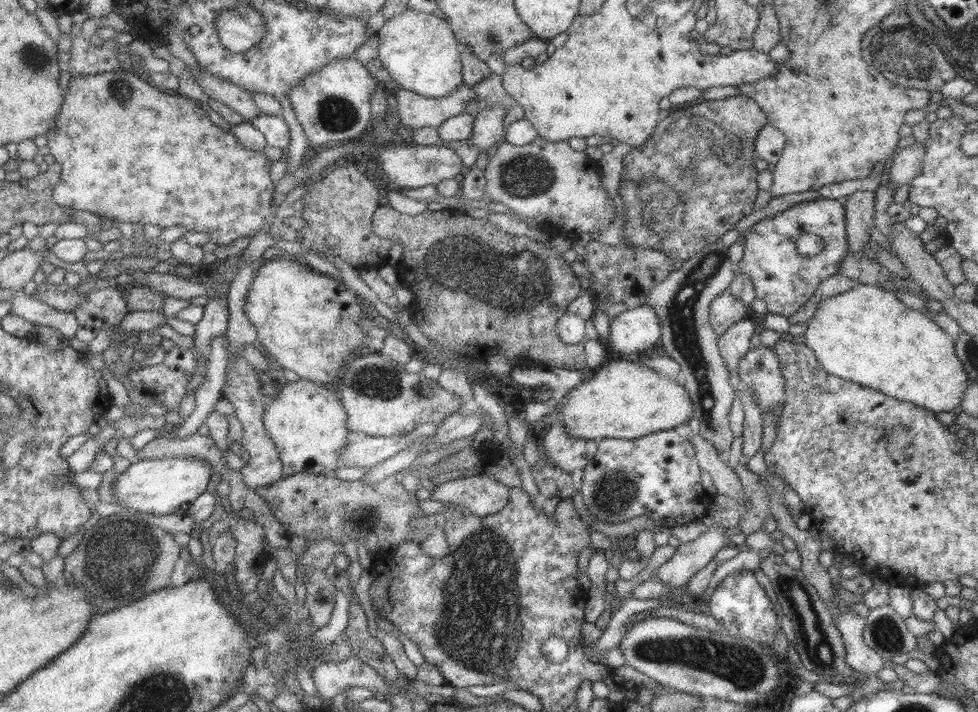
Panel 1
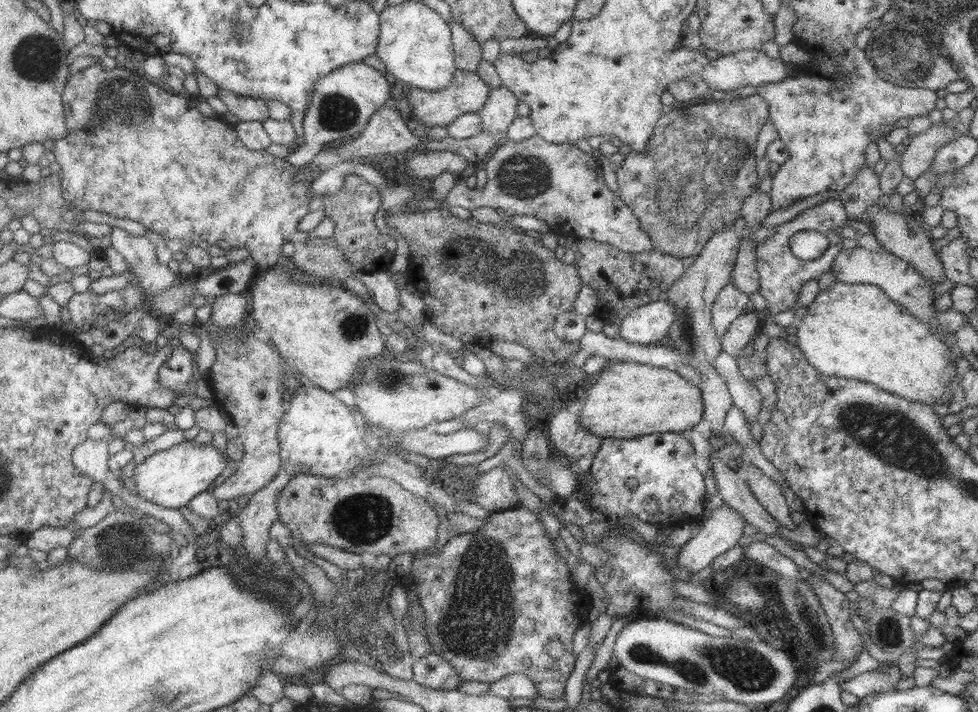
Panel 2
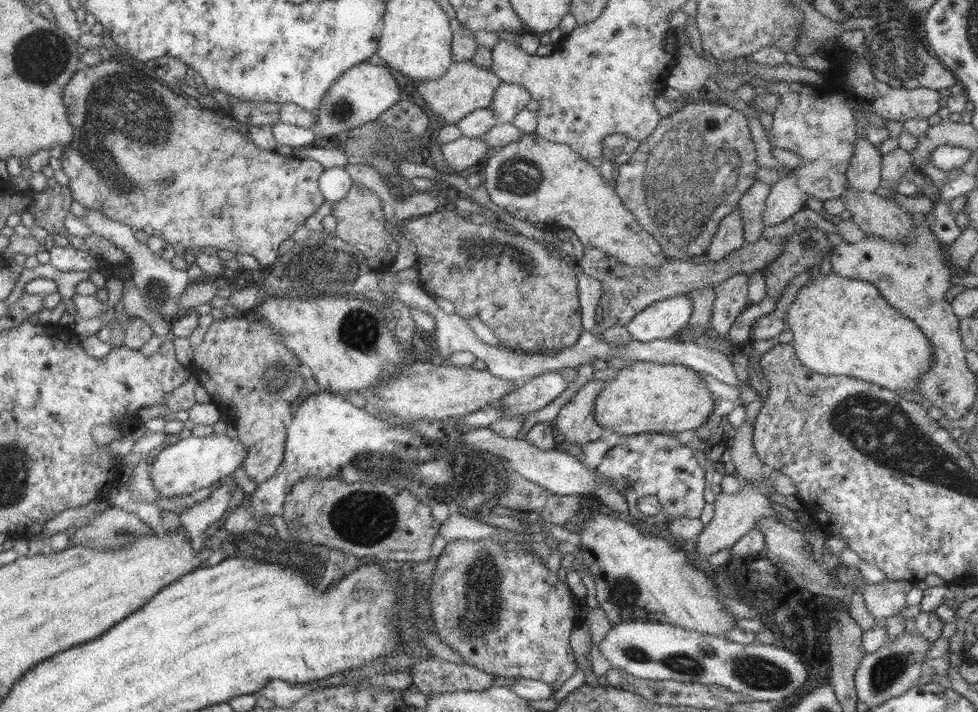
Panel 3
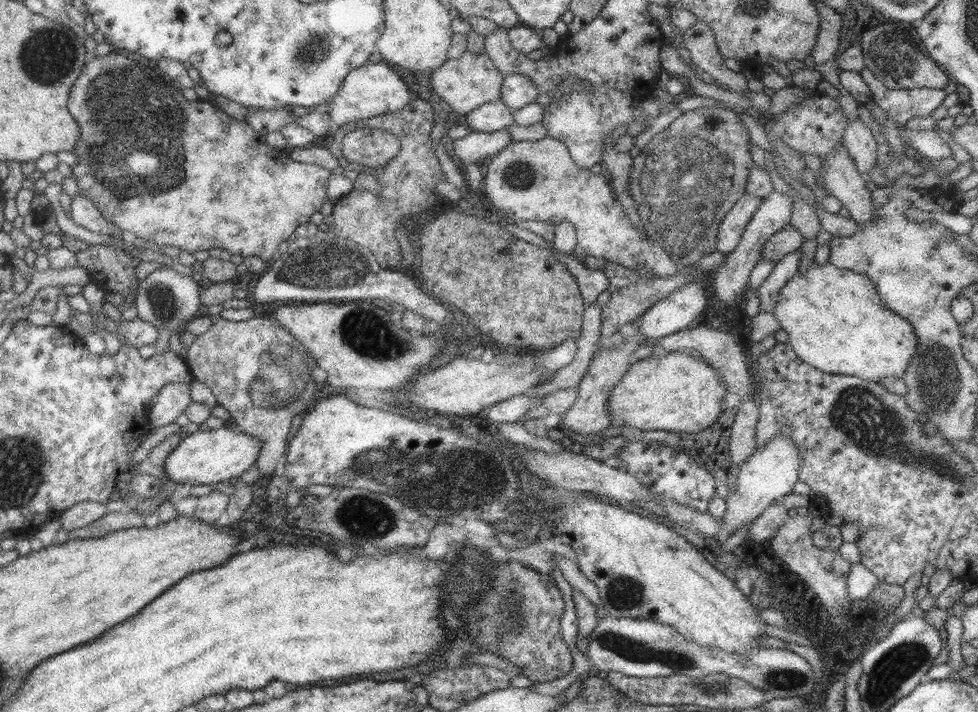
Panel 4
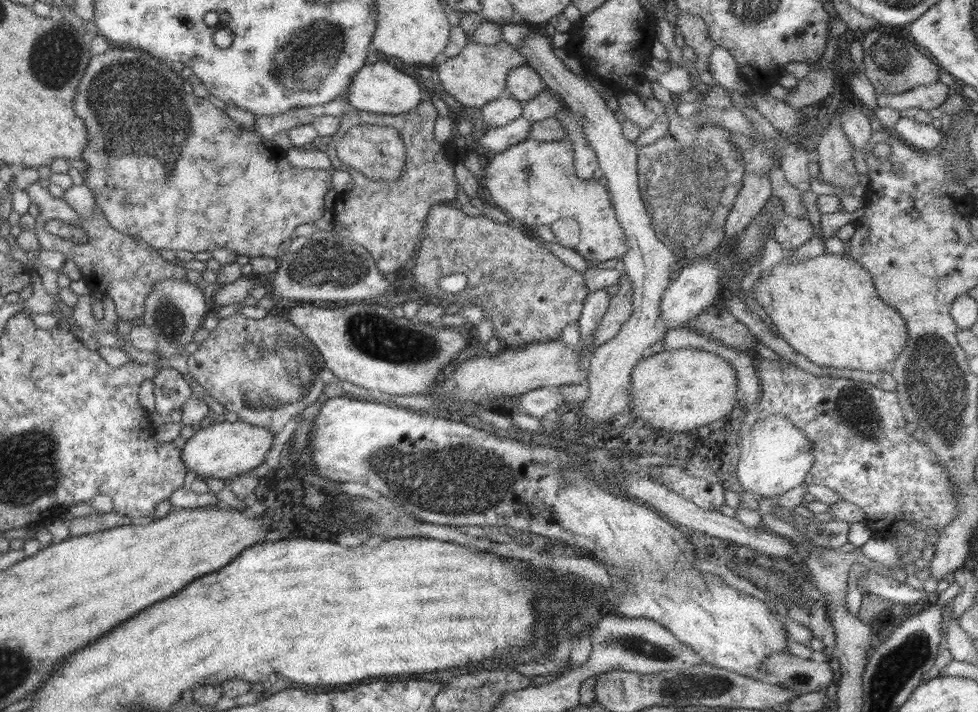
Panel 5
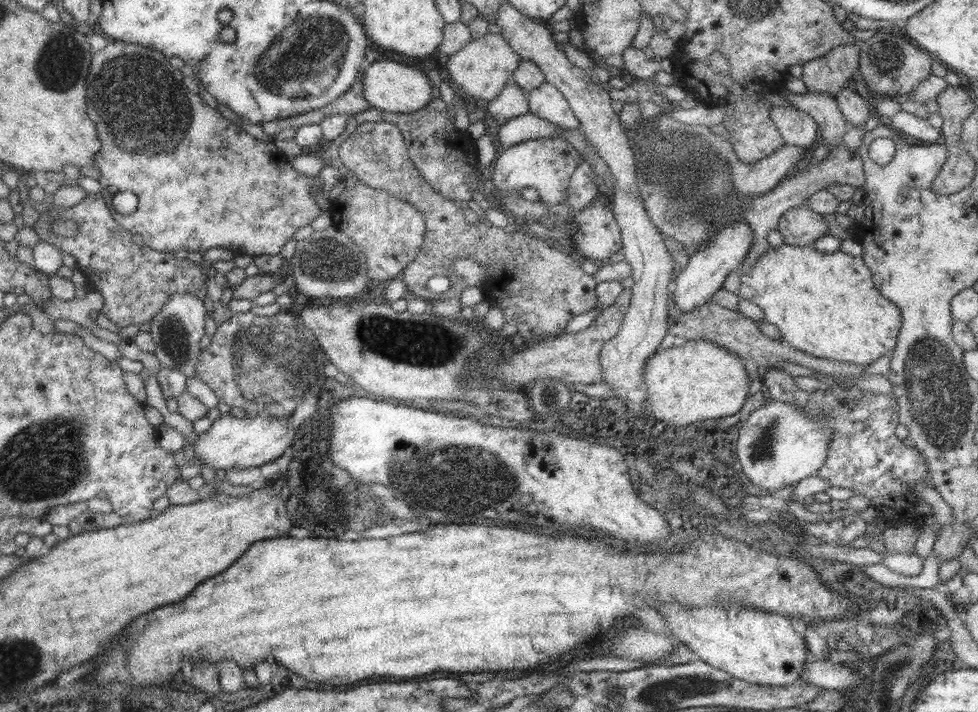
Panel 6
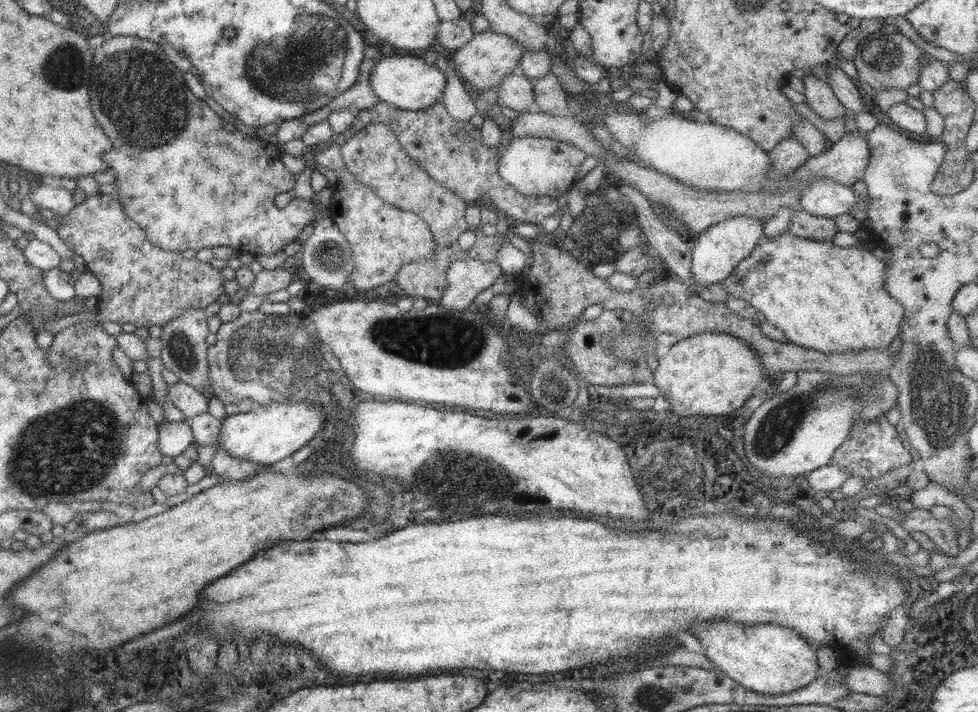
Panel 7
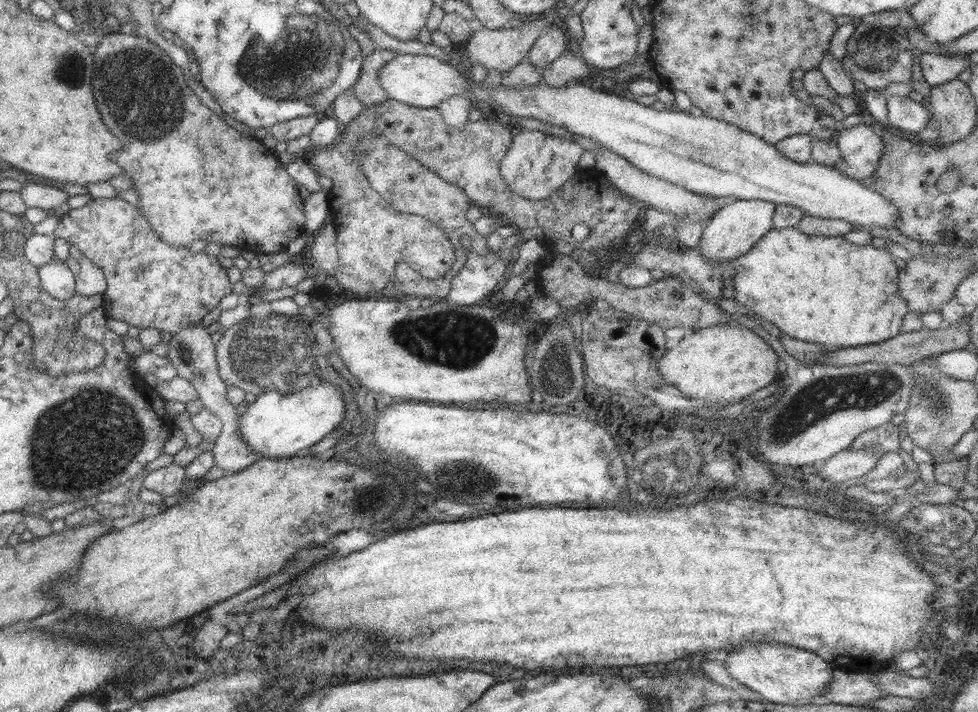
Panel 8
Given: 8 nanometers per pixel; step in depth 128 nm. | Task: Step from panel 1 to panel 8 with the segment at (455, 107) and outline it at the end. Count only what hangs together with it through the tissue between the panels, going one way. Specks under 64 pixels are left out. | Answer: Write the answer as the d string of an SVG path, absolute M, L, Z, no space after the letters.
M535 19L524 21L518 27L512 27L511 29L492 30L475 26L474 32L466 44L468 56L472 61L471 64L480 63L480 65L483 65L487 69L487 72L490 70L500 70L500 74L509 72L512 68L527 60L530 48L539 39L540 32L548 25L545 19Z

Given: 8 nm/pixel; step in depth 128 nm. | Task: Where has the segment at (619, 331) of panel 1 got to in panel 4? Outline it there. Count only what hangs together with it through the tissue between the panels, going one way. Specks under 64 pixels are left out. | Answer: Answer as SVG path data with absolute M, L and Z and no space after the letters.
M690 282L670 292L665 298L656 302L640 317L639 330L648 342L654 342L664 336L675 334L684 328L688 328L706 308L706 288L701 282Z

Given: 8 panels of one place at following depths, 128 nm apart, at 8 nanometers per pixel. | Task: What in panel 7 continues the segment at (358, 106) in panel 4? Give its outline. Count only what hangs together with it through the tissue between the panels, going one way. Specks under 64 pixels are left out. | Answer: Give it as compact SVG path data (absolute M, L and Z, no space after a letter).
M410 55L379 58L372 68L370 80L371 88L378 95L379 101L411 111L434 106L442 100L446 88L446 76L435 64L426 64L422 58Z

